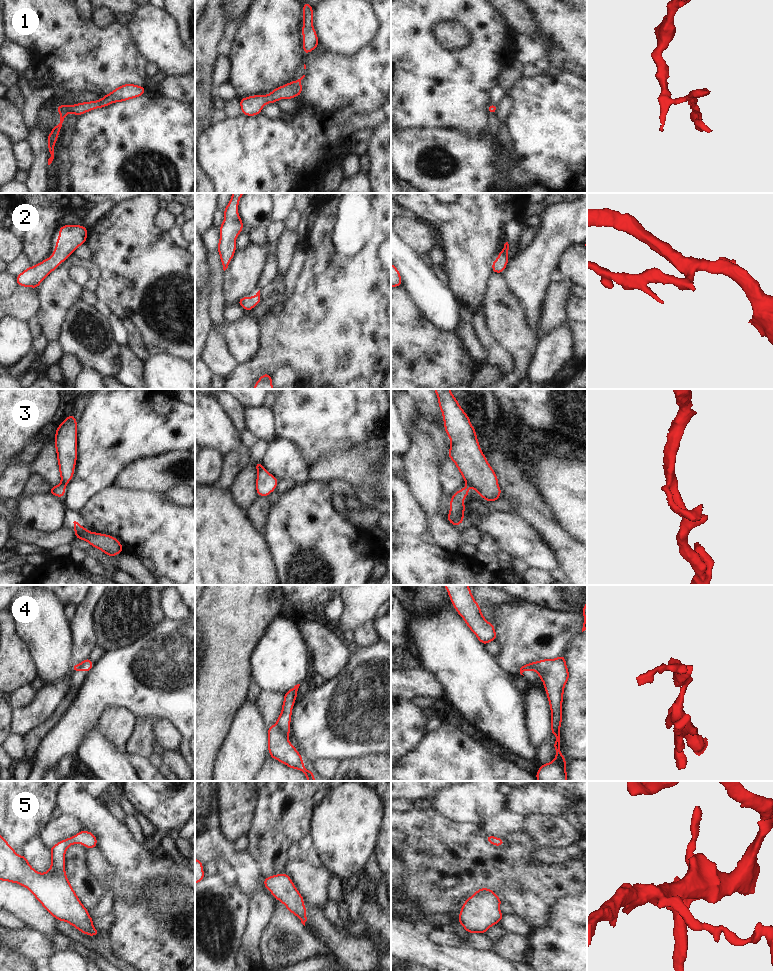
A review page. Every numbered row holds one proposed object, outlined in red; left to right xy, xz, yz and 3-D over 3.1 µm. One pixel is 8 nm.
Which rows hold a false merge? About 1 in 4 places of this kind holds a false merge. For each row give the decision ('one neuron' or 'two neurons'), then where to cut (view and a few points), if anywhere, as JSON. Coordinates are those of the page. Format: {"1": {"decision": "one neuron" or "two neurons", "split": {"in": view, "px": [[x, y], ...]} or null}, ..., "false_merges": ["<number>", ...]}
{"1": {"decision": "one neuron", "split": null}, "2": {"decision": "one neuron", "split": null}, "3": {"decision": "two neurons", "split": {"in": "yz", "px": [[466, 483], [479, 492]]}}, "4": {"decision": "two neurons", "split": {"in": "xz", "px": [[276, 724], [287, 736]]}}, "5": {"decision": "one neuron", "split": null}, "false_merges": ["3", "4"]}

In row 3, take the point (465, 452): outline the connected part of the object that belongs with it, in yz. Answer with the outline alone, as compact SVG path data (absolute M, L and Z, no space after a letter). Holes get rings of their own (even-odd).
M434 389L442 412L444 429L451 445L449 458L455 463L466 484L488 502L500 499L498 477L480 449L476 430L469 416L450 389Z

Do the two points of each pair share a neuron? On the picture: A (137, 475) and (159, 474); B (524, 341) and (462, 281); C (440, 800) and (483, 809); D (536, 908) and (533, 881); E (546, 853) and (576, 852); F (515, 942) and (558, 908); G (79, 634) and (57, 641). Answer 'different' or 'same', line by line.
A: same
B: different
C: same
D: different
E: same
F: different
G: different

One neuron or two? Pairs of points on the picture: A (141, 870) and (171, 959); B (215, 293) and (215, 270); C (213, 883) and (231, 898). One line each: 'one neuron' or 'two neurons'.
A: one neuron
B: one neuron
C: one neuron

